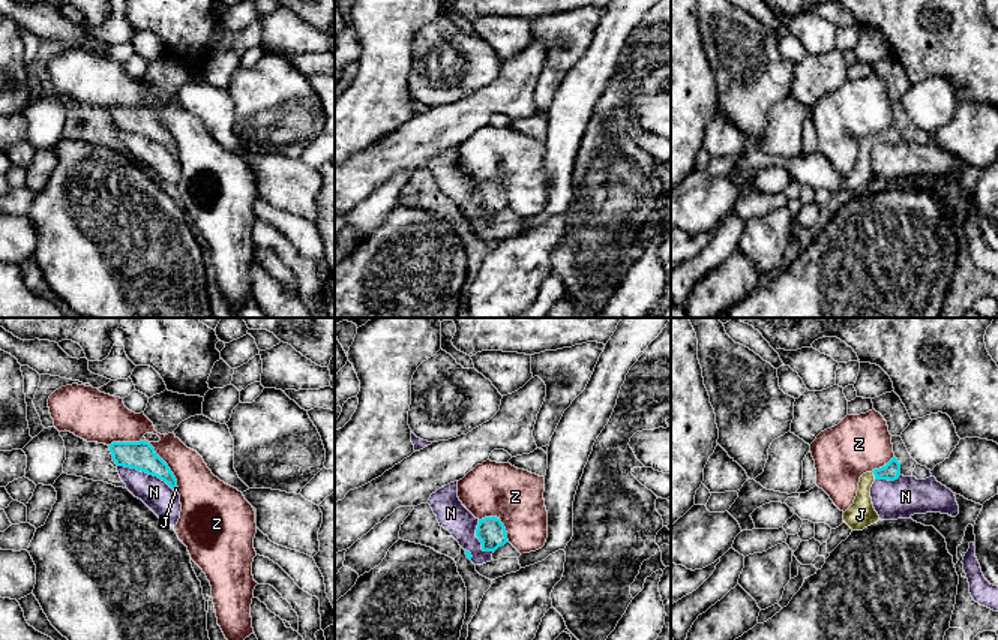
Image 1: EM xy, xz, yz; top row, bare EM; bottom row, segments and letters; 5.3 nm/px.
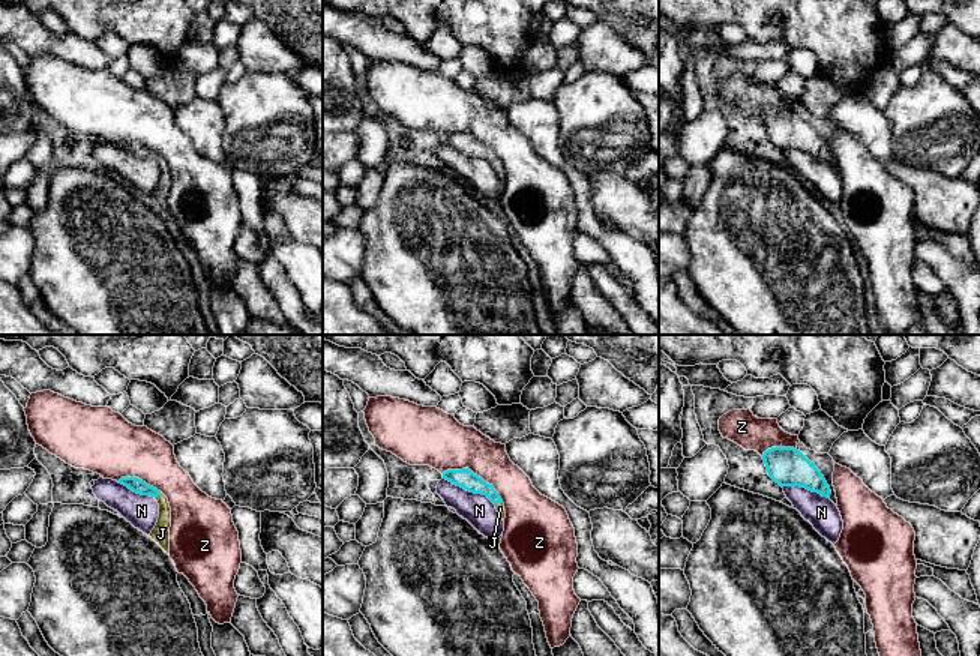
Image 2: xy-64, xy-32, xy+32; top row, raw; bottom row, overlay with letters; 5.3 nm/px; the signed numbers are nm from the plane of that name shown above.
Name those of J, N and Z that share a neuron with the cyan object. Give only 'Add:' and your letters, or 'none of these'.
Add: J

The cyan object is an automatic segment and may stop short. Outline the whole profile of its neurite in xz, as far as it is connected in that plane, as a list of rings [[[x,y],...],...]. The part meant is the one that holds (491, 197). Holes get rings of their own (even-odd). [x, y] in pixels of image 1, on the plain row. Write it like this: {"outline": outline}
{"outline": [[[497,181],[479,184],[476,201],[480,204],[483,216],[495,216],[509,207],[506,192]]]}

